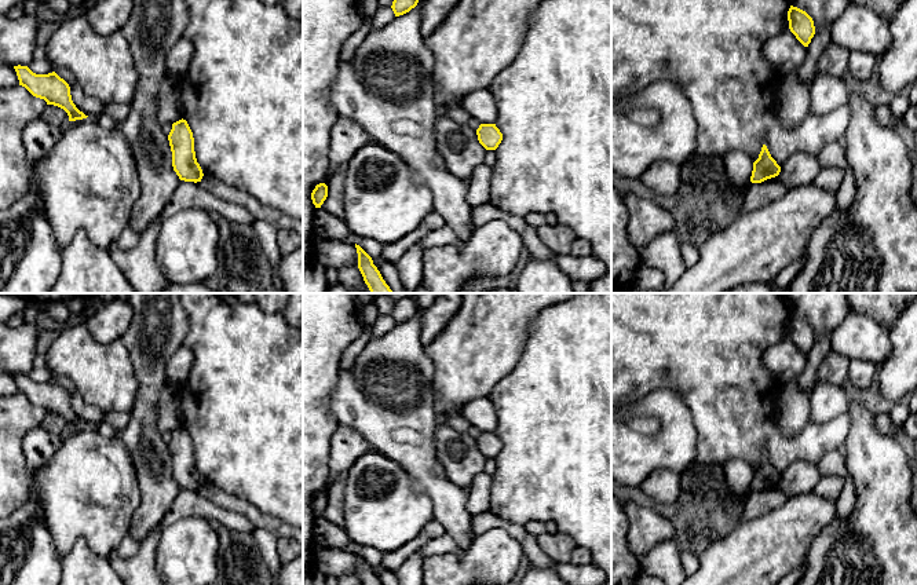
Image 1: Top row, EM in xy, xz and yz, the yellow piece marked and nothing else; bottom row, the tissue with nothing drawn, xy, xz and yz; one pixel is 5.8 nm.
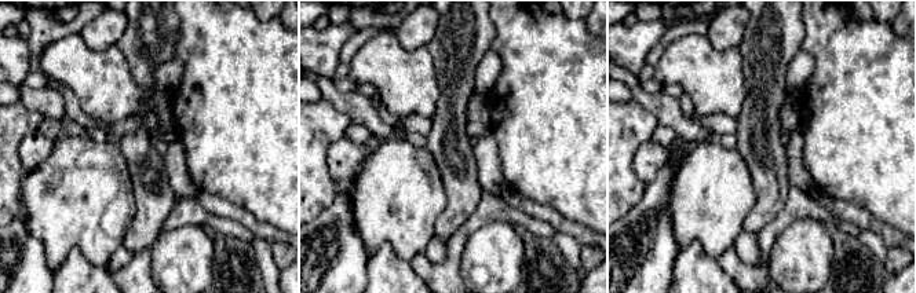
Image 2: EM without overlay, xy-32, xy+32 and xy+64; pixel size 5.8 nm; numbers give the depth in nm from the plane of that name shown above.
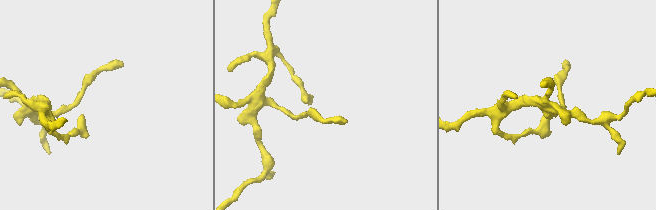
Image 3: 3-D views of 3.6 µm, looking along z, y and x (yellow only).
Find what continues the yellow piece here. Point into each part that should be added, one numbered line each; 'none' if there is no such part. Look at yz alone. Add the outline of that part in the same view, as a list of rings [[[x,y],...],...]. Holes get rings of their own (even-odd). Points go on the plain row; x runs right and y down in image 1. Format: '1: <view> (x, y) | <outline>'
none

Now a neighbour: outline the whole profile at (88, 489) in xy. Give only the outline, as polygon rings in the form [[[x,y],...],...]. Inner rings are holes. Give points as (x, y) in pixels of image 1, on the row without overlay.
[[[94,425],[69,429],[59,449],[39,471],[32,472],[30,497],[40,508],[40,522],[52,534],[61,557],[83,538],[102,557],[113,553],[129,534],[140,490],[132,457],[120,436],[106,438]]]

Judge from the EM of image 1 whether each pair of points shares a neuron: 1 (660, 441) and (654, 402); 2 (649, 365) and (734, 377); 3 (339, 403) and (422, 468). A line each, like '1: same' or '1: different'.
1: same
2: same
3: same

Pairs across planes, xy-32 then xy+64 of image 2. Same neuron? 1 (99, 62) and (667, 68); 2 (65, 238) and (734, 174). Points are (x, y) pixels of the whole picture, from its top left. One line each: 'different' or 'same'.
1: same
2: same

